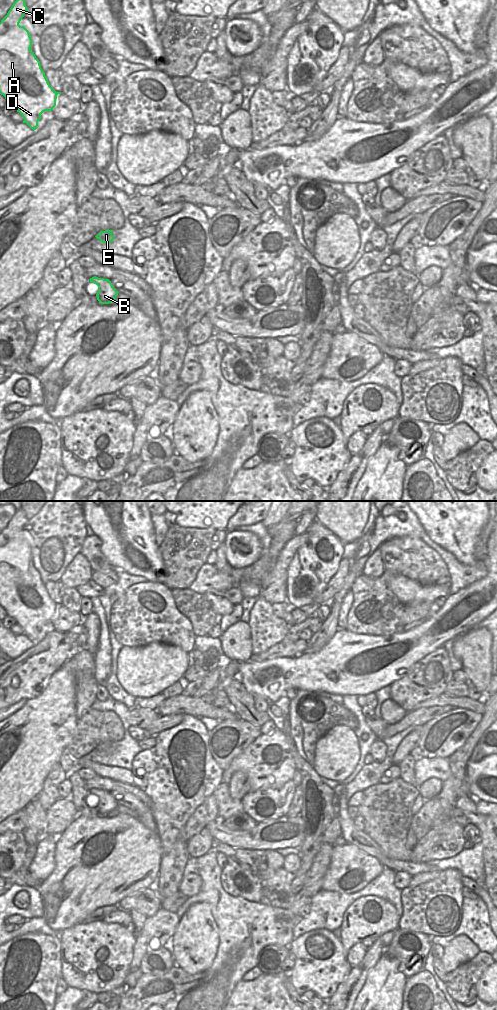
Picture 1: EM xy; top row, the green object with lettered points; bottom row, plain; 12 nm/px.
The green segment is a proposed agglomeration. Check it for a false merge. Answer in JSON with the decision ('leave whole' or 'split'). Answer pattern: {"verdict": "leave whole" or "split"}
{"verdict": "leave whole"}

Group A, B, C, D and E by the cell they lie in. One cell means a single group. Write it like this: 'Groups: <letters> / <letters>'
Groups: A B C D E

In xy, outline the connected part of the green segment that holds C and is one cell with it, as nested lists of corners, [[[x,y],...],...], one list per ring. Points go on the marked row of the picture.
[[[16,0],[0,22],[0,94],[22,115],[23,123],[36,130],[41,114],[53,110],[61,92],[54,91],[50,86],[40,61],[30,50],[32,39],[29,31],[19,25],[27,10],[25,0]]]

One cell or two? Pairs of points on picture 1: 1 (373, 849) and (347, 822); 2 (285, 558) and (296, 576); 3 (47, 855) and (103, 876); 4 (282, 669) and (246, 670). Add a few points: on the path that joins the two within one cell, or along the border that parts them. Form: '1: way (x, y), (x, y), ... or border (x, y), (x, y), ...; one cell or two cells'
1: way (369, 843), (365, 843), (352, 830); one cell
2: border (302, 545), (295, 553), (287, 569); two cells
3: border (59, 835), (54, 853), (55, 867), (44, 879); two cells
4: way (273, 671), (255, 671); one cell

